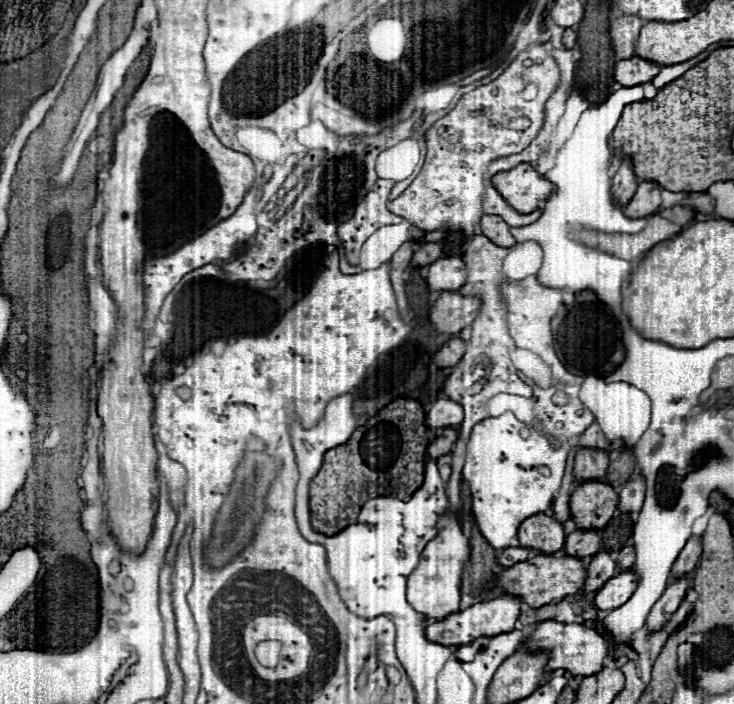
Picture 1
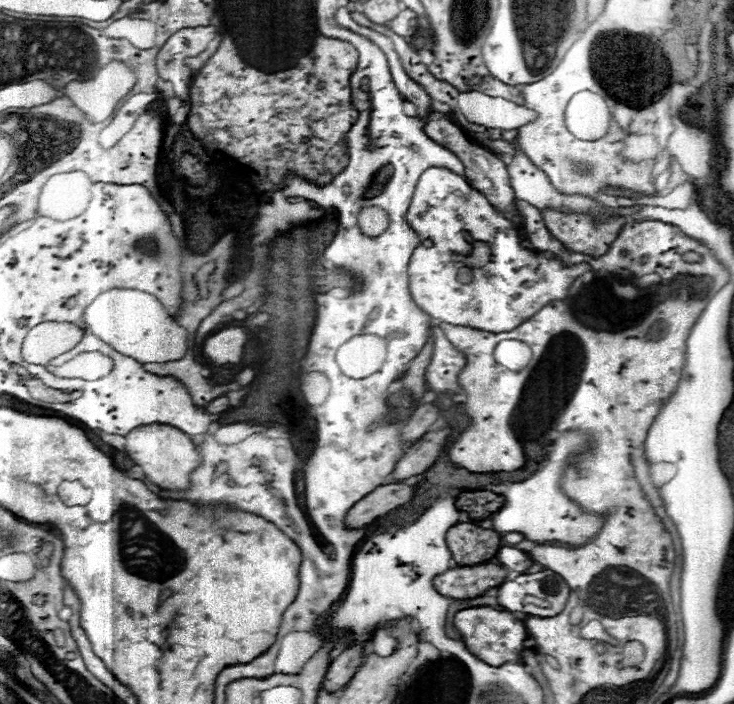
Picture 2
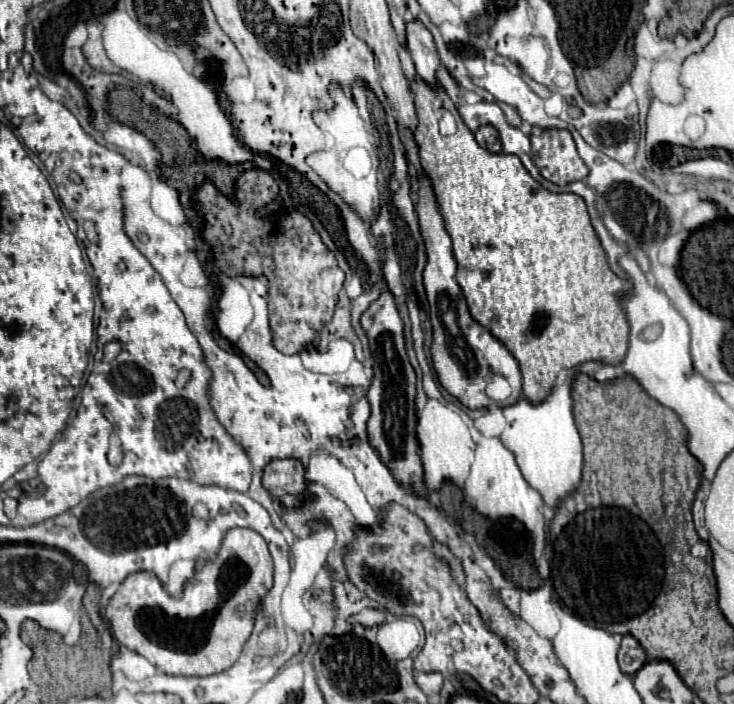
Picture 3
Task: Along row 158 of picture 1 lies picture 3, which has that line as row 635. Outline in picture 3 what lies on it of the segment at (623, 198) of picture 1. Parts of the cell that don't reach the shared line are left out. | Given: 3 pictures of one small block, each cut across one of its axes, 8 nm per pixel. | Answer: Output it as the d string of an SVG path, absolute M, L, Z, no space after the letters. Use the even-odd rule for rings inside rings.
M626 634L622 638L620 652L618 652L618 662L620 662L620 668L622 668L624 674L634 674L638 668L642 668L646 664L644 648L630 634Z

